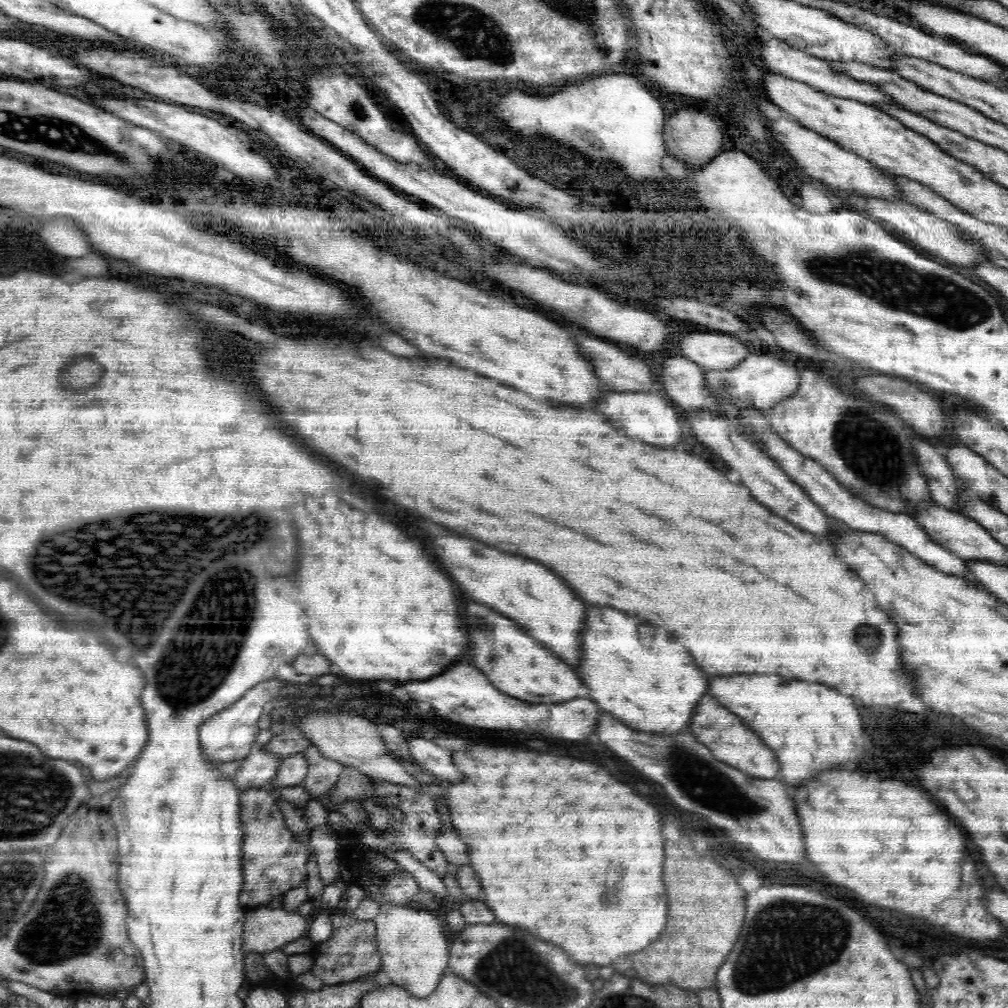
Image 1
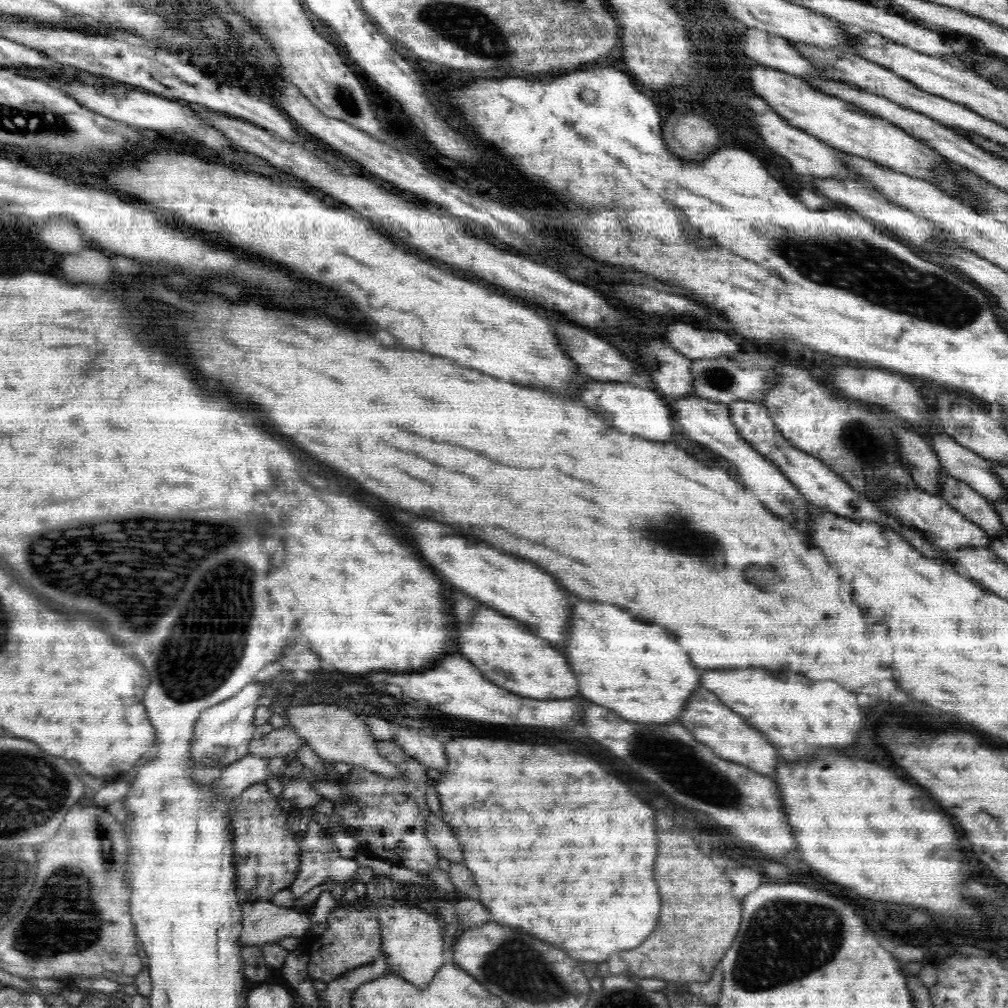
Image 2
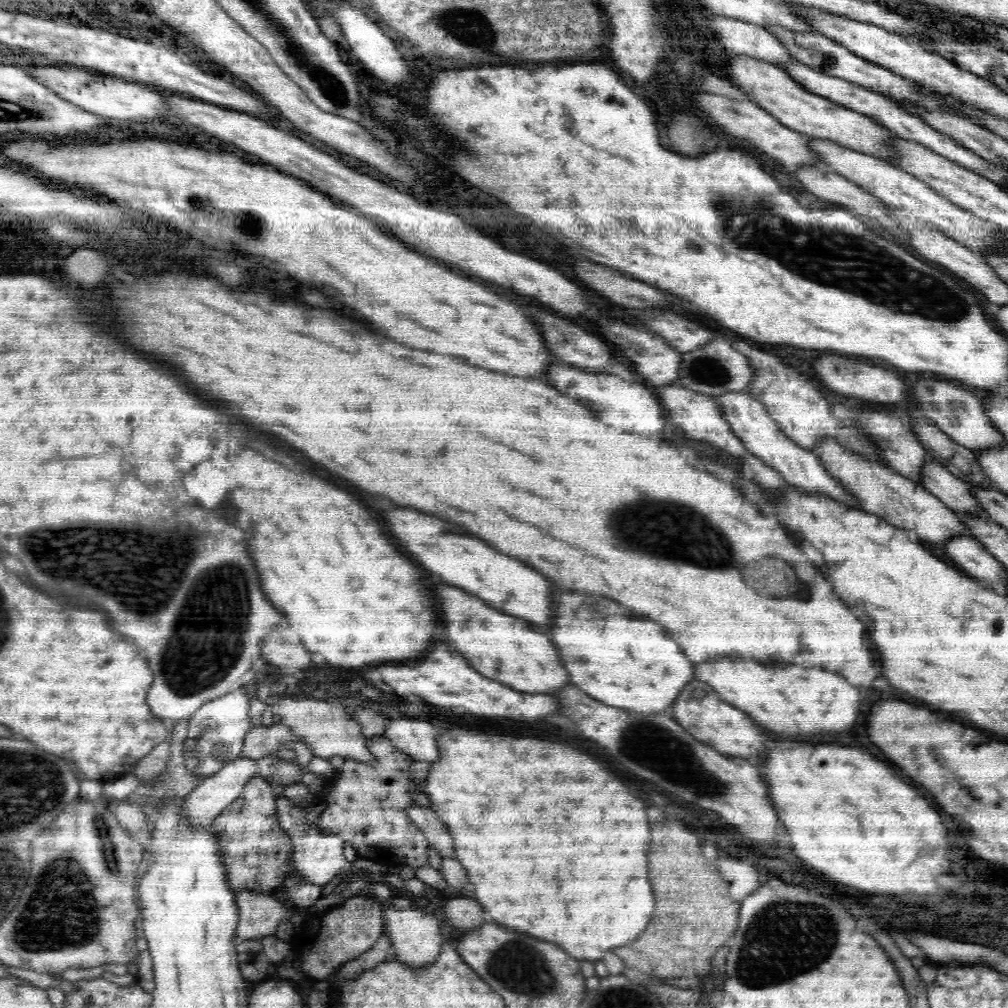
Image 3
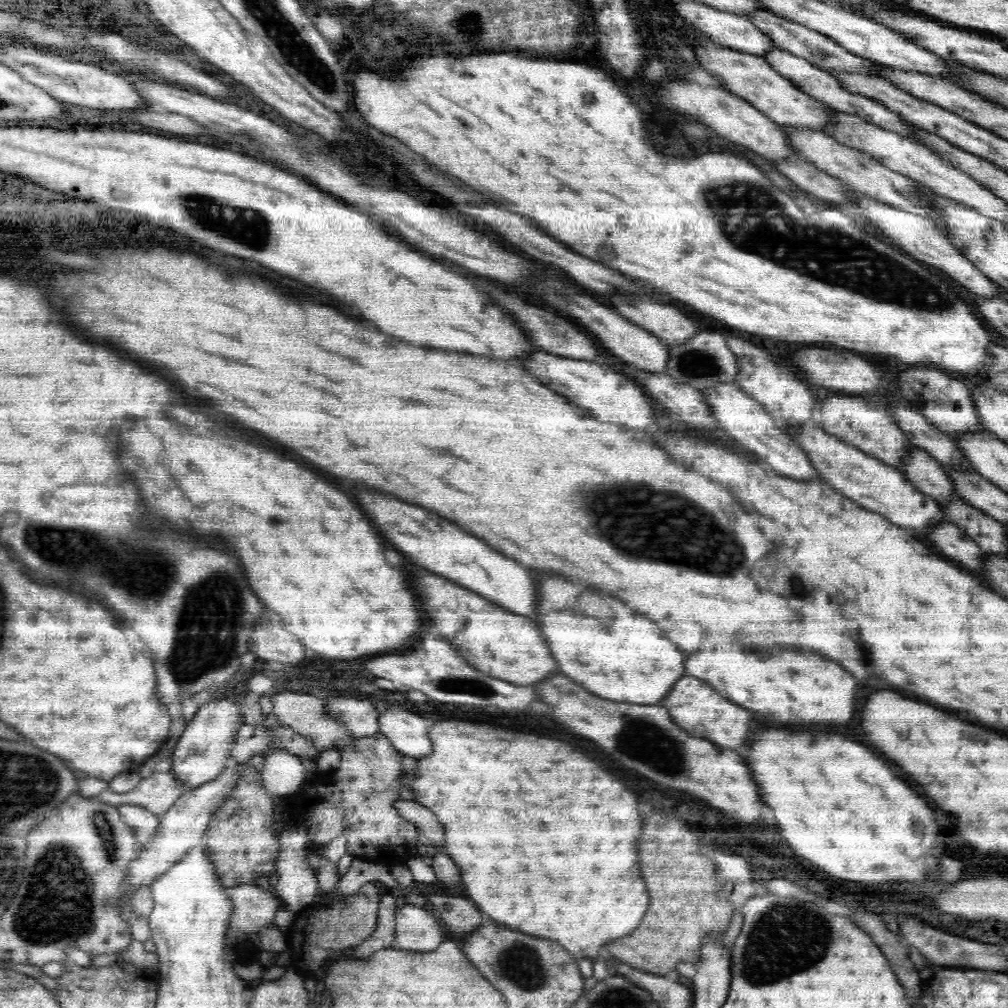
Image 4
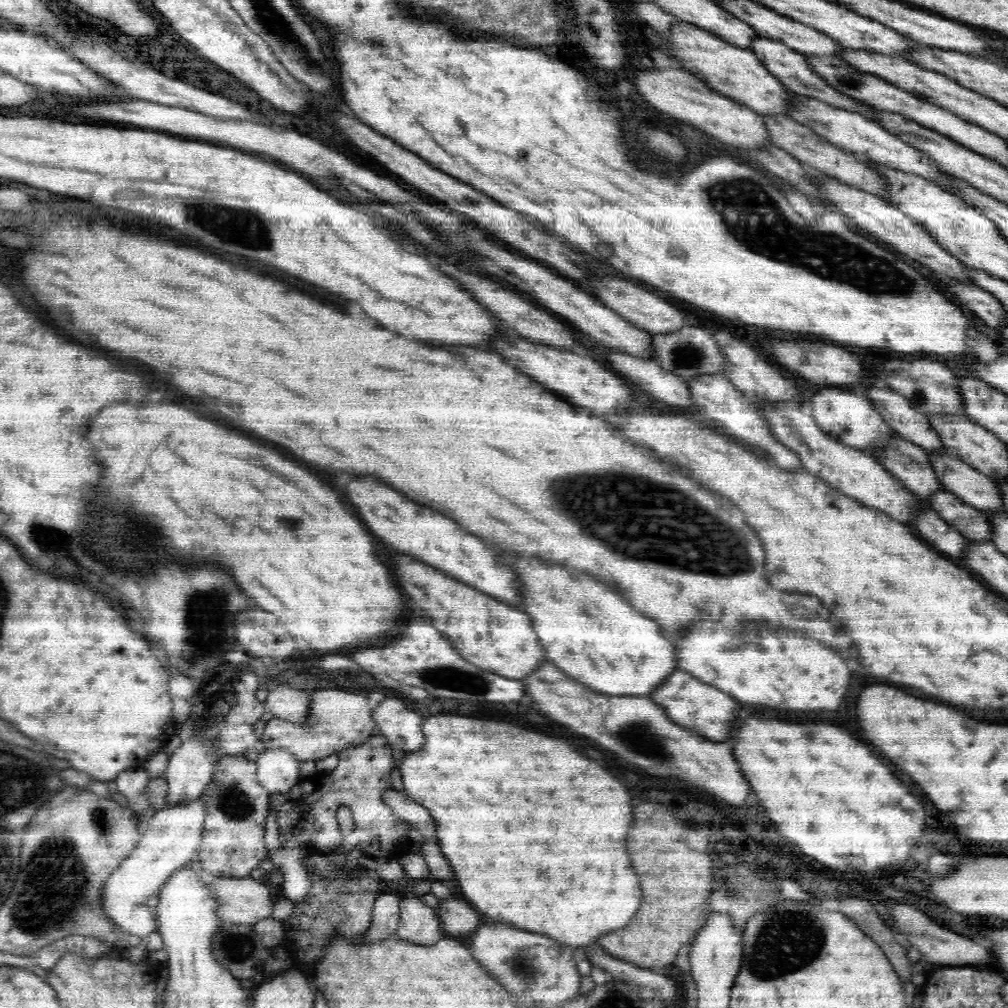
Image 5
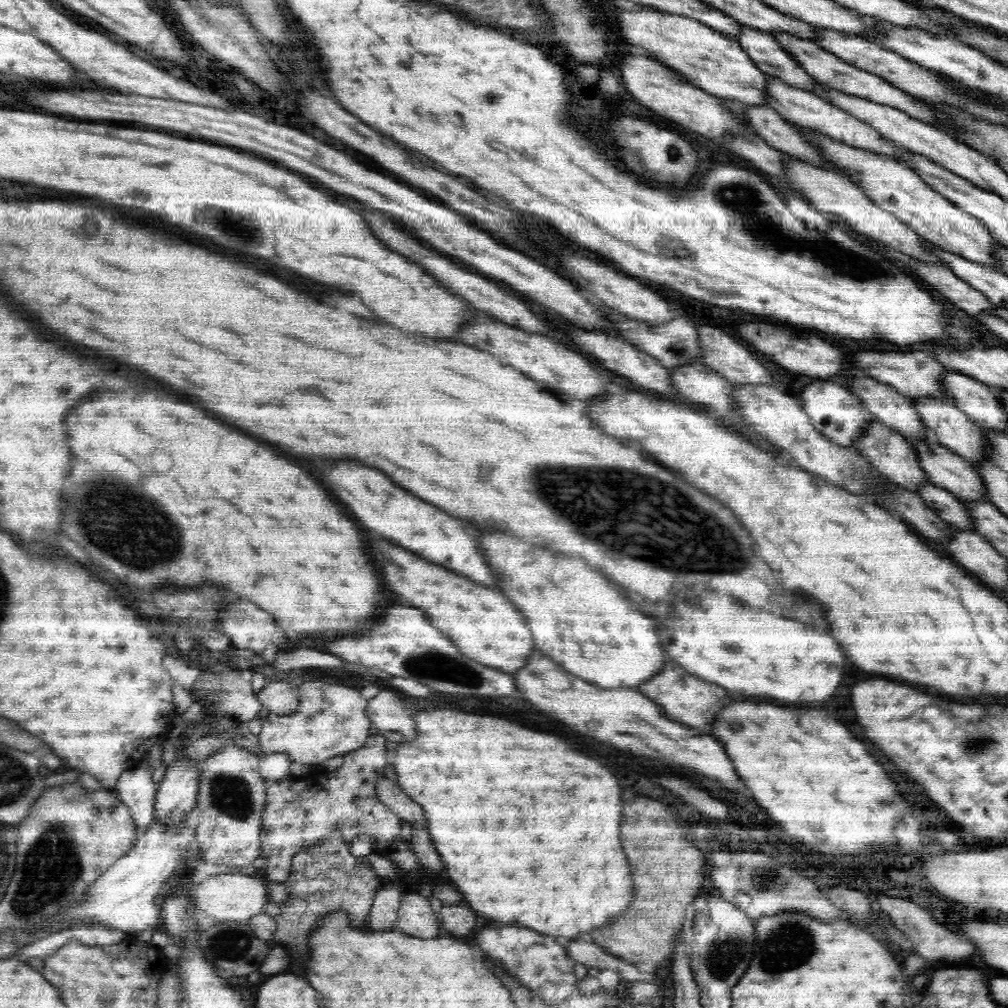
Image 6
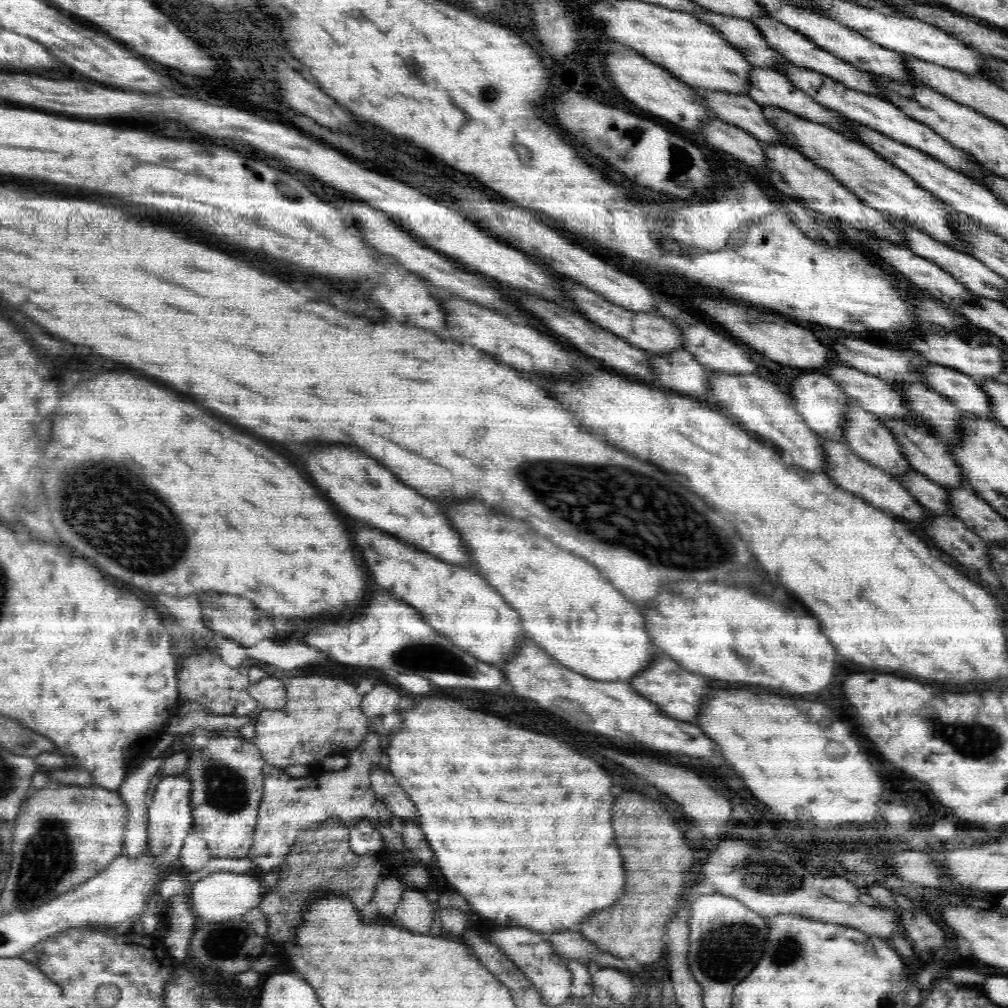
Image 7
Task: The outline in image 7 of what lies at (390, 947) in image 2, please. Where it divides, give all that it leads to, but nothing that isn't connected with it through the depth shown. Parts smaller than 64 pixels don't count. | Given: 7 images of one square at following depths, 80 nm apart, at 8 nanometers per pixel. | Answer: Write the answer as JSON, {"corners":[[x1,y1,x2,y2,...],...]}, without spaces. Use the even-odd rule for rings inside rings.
{"corners":[[406,887,392,922,410,932,429,934,434,916,435,912,425,892]]}

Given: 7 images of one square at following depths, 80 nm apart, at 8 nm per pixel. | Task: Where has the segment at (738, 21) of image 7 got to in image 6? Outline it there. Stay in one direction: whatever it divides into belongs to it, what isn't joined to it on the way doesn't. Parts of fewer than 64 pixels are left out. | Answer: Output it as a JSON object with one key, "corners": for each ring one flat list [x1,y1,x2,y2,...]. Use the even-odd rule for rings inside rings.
{"corners":[[745,24,740,26,738,45,748,53,748,57,762,72,782,82,814,94,816,81,798,61,769,33,764,33]]}

